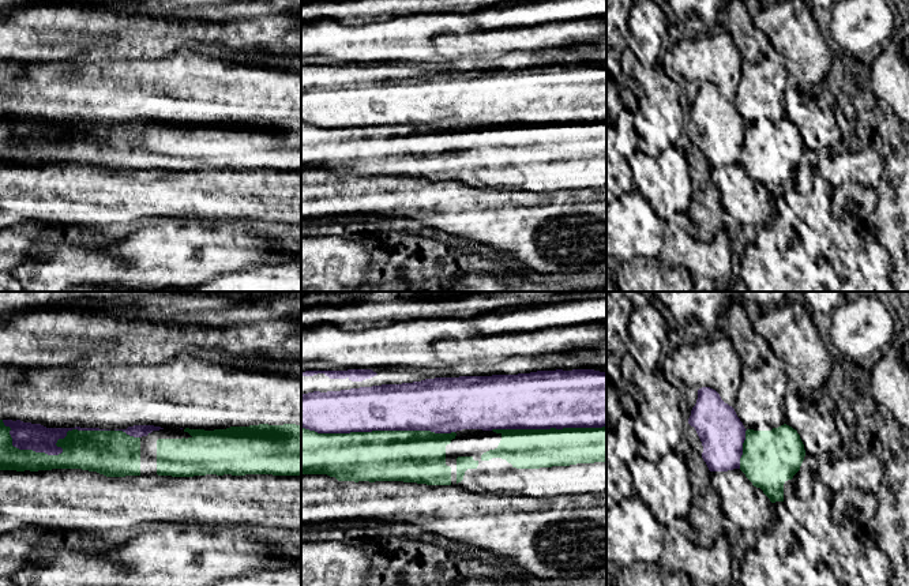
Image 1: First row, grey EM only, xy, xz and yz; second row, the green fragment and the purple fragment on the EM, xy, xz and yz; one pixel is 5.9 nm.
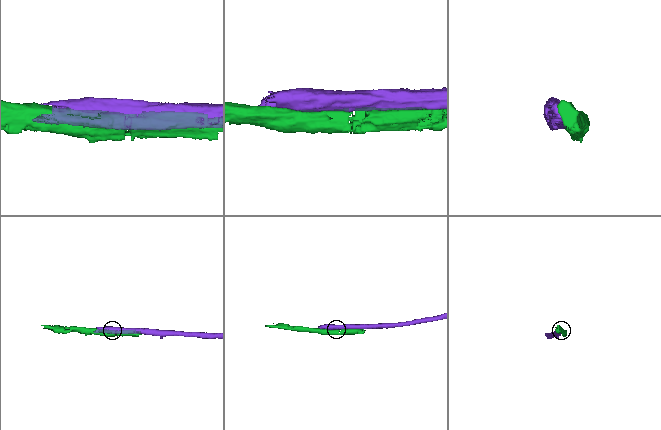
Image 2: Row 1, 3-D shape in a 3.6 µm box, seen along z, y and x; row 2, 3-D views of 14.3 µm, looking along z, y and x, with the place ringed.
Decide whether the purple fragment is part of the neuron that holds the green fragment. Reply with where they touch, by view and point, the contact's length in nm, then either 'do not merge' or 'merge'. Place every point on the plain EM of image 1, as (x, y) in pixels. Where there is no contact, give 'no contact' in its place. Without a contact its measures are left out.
meets green in xz at (378, 126); contact 900 nm long; do not merge

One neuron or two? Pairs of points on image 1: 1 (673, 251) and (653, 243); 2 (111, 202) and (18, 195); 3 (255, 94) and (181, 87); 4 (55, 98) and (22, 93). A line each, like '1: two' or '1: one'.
1: two
2: one
3: one
4: one

